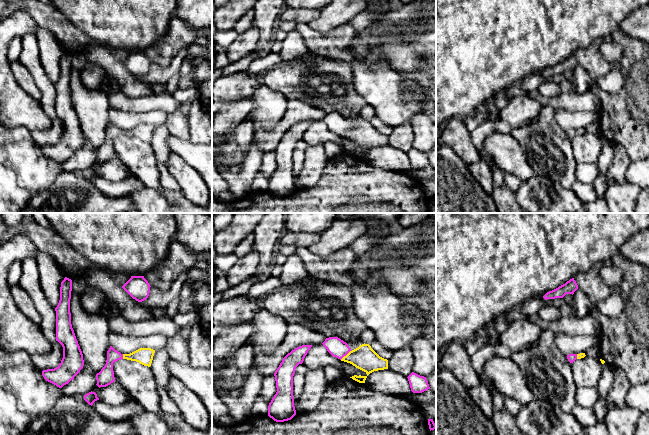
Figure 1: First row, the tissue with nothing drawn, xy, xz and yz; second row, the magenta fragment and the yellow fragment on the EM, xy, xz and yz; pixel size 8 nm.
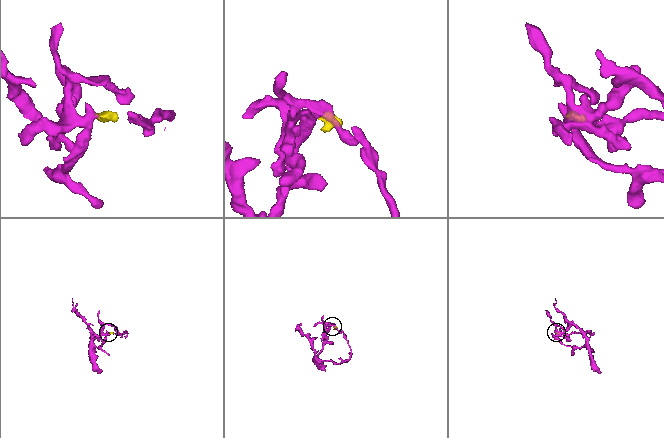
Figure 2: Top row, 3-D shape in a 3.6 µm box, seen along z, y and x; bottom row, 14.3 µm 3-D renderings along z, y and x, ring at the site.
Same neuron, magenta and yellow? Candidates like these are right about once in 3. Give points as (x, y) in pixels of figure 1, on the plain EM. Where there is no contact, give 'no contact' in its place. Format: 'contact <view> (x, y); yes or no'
contact xz (345, 131); yes

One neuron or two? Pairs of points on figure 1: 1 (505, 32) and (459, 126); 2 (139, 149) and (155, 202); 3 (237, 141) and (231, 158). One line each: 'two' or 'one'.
1: two
2: two
3: one

